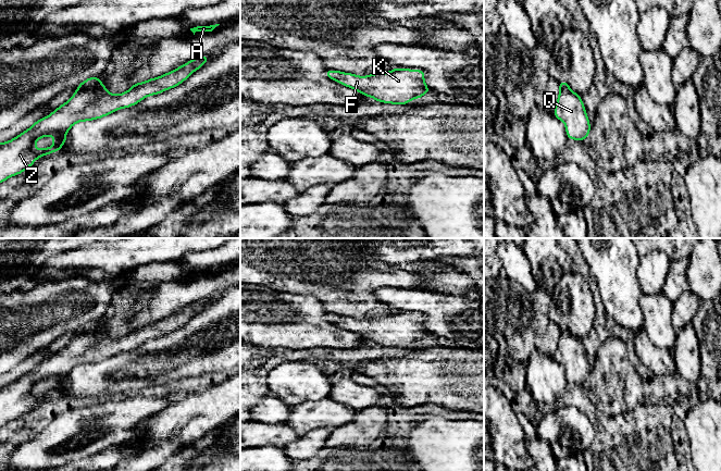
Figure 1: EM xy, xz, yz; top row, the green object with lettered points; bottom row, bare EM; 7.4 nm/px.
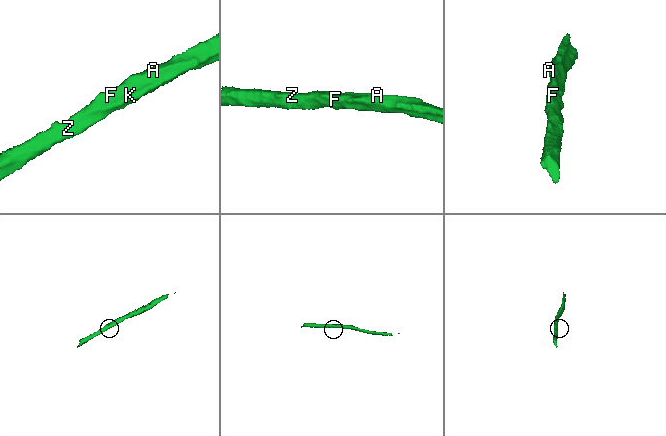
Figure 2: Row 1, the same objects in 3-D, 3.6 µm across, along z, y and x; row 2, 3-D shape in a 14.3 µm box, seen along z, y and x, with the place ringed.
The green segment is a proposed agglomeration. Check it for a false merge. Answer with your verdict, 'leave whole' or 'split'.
leave whole

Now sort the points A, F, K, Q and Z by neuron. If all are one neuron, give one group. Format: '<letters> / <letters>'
A F K Q Z

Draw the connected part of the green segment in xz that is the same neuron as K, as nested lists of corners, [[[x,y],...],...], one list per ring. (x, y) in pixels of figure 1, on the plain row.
[[[395,311],[386,317],[373,317],[359,320],[352,317],[327,313],[325,321],[357,334],[377,346],[389,348],[408,348],[411,344],[422,342],[431,333],[424,326],[426,315]]]

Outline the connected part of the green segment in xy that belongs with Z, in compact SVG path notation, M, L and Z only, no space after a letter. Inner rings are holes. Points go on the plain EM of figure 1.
M209 299L196 300L159 321L133 327L129 334L119 338L109 336L98 320L85 323L73 339L52 357L39 362L11 384L0 386L0 427L26 414L38 401L61 395L66 386L66 376L74 368L101 362L116 354L133 350L146 340L172 333L208 303ZM45 380L53 381L53 389L36 393L35 386Z

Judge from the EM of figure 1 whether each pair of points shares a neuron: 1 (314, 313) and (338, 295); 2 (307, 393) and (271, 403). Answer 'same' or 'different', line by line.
1: different
2: different

